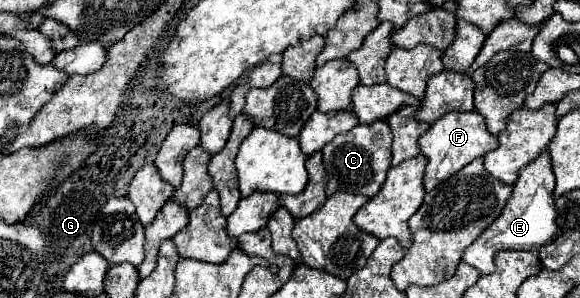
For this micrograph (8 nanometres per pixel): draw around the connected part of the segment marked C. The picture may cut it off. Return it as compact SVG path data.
M385 120L367 126L357 124L353 130L335 136L335 140L323 148L323 166L329 178L327 196L333 196L335 192L351 192L373 198L381 190L391 166L391 140L393 136Z

